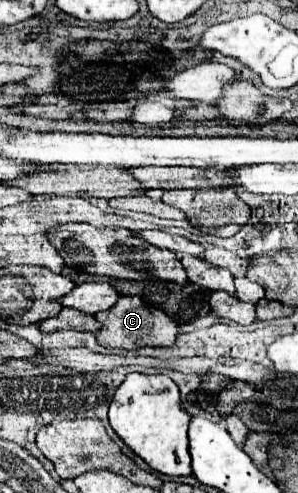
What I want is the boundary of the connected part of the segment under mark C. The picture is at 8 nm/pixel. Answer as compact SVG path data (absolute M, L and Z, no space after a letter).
M122 295L116 305L104 313L96 315L102 323L102 329L96 333L96 341L104 347L114 349L138 349L138 347L172 347L178 337L178 323L170 321L170 317L160 307L146 305L142 297L136 295Z

